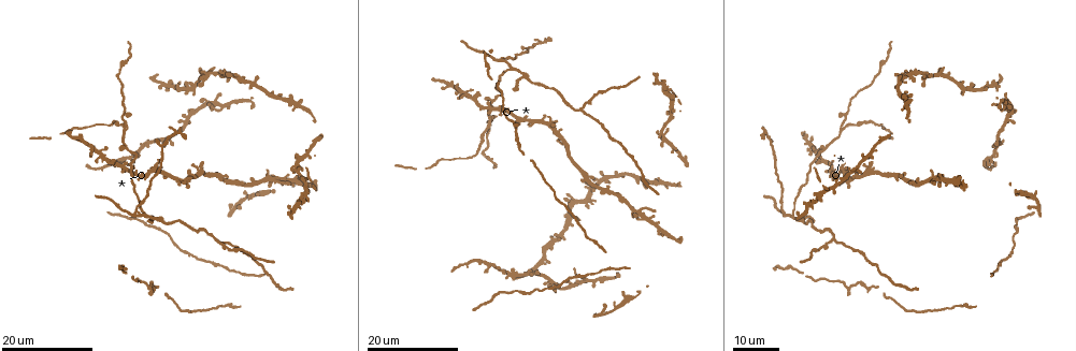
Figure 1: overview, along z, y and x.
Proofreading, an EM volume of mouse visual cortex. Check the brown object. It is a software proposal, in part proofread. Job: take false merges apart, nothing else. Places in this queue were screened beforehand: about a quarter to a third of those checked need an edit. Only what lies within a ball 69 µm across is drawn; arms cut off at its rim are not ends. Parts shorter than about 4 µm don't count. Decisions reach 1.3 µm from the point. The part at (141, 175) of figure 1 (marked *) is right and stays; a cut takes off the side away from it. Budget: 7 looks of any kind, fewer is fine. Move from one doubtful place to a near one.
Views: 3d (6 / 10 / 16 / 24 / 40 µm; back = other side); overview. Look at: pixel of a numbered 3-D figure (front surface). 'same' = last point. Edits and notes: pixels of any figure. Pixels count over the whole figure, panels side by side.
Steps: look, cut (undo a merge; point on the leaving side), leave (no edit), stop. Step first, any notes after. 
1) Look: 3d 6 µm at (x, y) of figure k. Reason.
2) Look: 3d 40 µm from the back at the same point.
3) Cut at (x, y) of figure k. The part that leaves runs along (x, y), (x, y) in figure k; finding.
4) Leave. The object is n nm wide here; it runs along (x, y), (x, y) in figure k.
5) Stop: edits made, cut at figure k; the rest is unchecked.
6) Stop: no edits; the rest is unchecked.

Look: 3d 16 µm at (845, 128) of figure 1. Three-way junction.

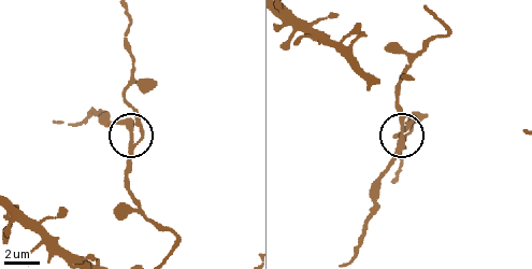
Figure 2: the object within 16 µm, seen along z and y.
Look: 3d 10 µm at (131, 136) of figure 2.

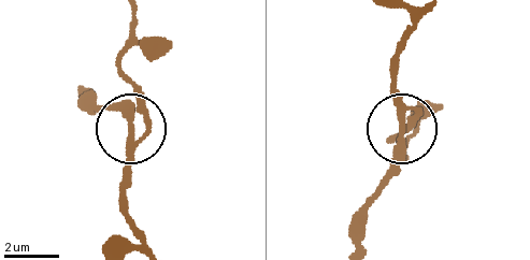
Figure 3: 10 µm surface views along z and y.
Look: 3d 10 µm from the back at (404, 129) of figure 3. From behind.

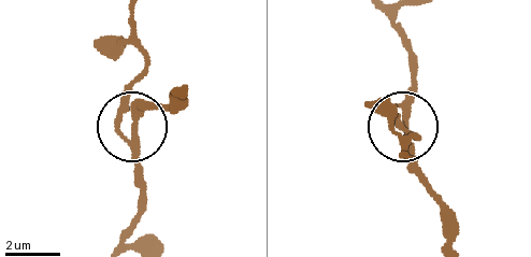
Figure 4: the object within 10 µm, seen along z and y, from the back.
Cut at (122, 113) of figure 4. The side arm is 27 µm long; 3 arms meet here; a second neuron is stuck on.

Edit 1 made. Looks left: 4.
Look: overview. See it whole again.

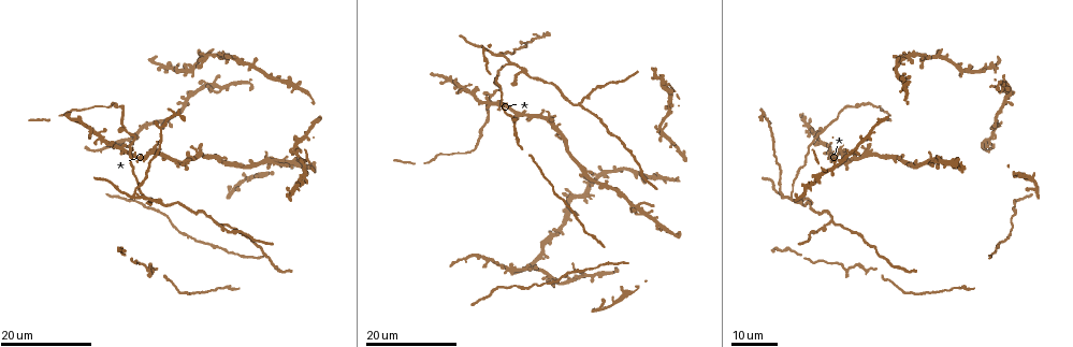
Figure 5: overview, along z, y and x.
Look: 3d 16 µm at (823, 128) of figure 5. Side arm on a straight run.

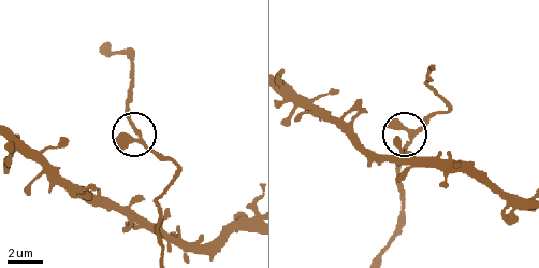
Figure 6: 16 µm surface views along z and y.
Look: 3d 6 µm at (411, 138) of figure 6.

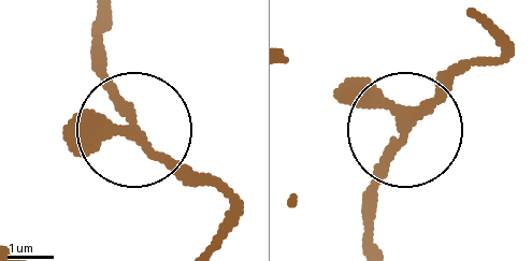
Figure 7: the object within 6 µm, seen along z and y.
Leave. 3 arms meet here; continuous, no second neuron.

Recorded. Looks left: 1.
Stop: edits made, cut at figure 4; the rest is unchecked.

